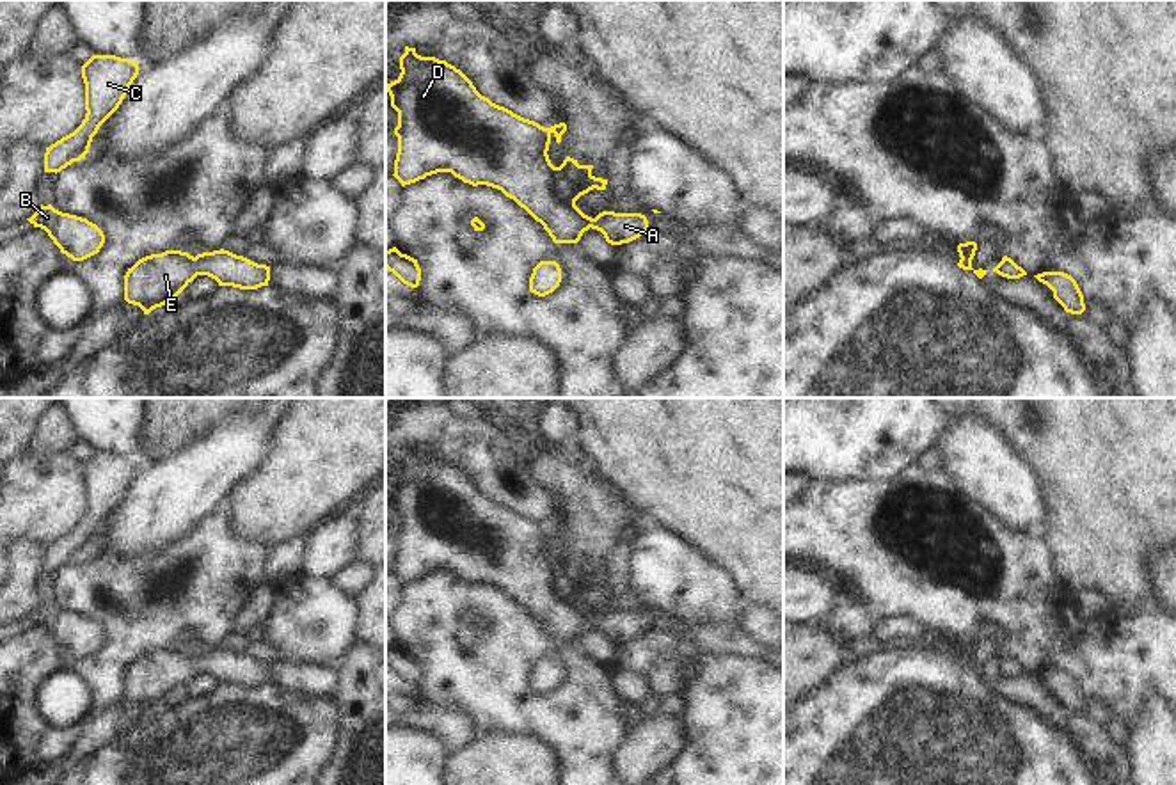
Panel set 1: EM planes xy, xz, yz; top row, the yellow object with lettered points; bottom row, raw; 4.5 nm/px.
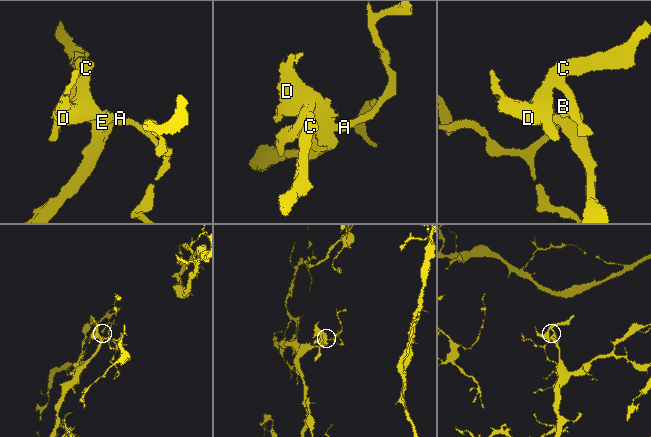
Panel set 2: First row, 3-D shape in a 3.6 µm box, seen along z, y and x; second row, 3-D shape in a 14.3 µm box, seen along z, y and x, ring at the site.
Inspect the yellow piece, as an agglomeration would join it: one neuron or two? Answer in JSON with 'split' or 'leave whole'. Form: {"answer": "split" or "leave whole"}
{"answer": "leave whole"}

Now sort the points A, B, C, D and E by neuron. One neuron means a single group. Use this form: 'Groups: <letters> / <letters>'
Groups: A B C D E.

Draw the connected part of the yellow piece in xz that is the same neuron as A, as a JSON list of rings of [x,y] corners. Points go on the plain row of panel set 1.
[[[405,444],[400,467],[400,474],[387,481],[387,490],[391,504],[398,510],[393,574],[401,584],[437,570],[451,570],[473,584],[497,586],[540,620],[554,641],[577,641],[590,625],[600,629],[611,643],[629,641],[648,629],[648,618],[641,611],[602,609],[592,616],[576,604],[590,588],[606,588],[608,577],[595,575],[593,563],[579,563],[570,554],[560,565],[551,561],[551,535],[560,542],[567,529],[565,520],[544,526],[499,504],[481,494],[460,467],[435,455],[421,455],[416,446]]]

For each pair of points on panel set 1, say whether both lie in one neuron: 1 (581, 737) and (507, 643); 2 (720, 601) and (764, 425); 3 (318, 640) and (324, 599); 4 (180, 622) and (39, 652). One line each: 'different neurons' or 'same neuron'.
1: same neuron
2: different neurons
3: same neuron
4: same neuron

